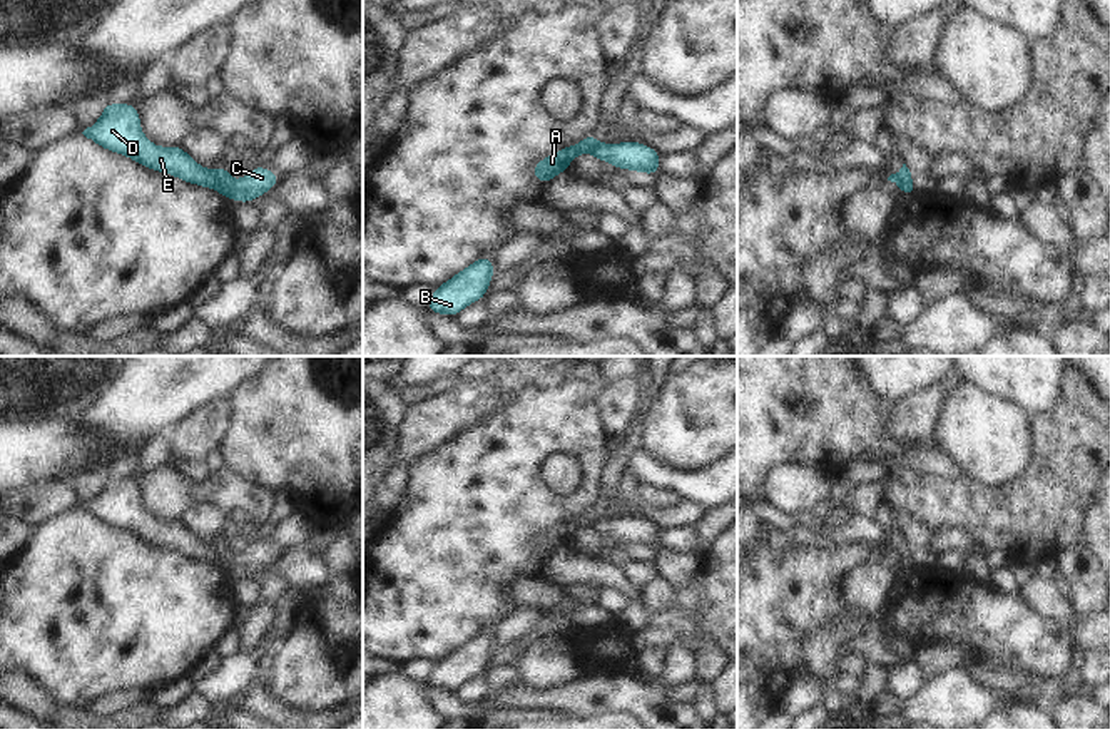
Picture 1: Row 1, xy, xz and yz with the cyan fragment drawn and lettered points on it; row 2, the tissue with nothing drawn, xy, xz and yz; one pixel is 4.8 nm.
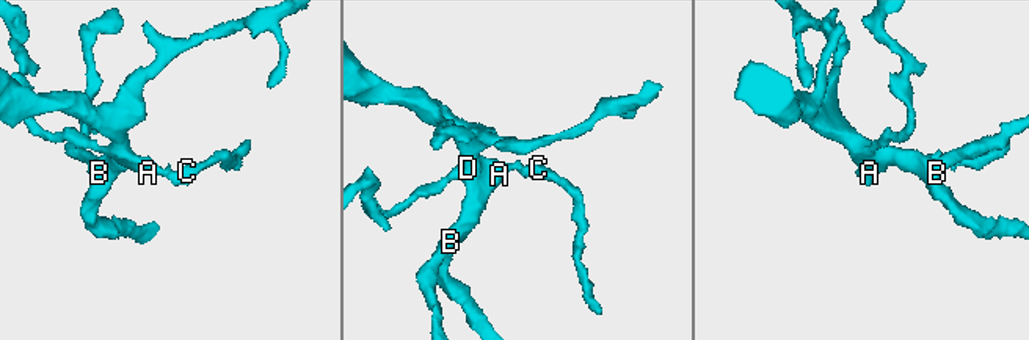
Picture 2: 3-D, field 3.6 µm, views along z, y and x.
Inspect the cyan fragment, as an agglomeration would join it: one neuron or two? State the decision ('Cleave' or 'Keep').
Cleave

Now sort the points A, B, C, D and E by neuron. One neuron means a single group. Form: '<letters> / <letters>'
A B D E / C

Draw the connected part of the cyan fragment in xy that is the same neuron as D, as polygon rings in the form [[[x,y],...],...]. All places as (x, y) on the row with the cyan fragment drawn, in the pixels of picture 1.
[[[107,102],[99,120],[82,134],[110,152],[127,155],[152,171],[177,176],[184,182],[209,189],[219,184],[214,172],[197,164],[181,145],[159,147],[149,142],[135,104]]]

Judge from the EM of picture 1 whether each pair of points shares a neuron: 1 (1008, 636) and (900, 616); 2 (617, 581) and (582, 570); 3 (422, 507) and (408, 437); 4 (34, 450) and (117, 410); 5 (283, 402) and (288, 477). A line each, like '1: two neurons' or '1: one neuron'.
1: one neuron
2: one neuron
3: two neurons
4: two neurons
5: one neuron

